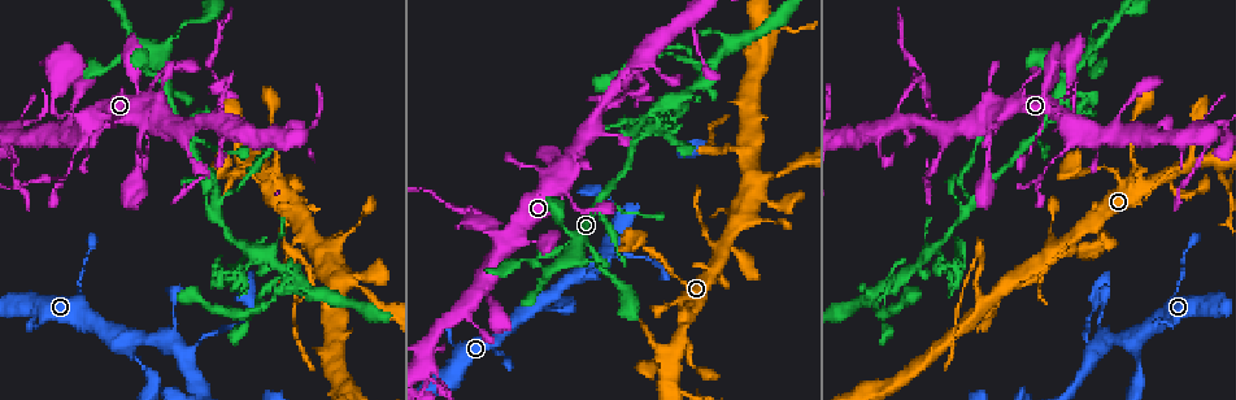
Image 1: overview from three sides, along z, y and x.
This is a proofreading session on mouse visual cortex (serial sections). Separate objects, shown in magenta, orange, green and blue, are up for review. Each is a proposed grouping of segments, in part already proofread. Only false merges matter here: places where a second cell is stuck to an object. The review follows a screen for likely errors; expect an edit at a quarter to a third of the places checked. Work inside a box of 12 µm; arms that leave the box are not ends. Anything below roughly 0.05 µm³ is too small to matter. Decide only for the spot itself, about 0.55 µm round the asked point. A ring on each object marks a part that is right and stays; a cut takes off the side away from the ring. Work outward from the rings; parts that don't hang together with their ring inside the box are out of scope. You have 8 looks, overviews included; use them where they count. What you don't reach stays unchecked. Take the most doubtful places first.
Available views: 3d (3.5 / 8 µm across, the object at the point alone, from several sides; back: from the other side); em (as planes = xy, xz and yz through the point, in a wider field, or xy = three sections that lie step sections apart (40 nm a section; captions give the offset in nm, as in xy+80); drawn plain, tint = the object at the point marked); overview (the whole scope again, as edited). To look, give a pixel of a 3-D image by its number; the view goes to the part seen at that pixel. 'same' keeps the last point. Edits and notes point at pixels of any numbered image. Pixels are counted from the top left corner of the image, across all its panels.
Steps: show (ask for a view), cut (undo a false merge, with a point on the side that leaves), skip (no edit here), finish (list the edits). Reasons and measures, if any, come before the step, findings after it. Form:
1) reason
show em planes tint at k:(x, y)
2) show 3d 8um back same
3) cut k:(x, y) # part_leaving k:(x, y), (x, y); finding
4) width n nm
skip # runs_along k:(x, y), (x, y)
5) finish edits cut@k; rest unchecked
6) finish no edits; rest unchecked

sharp bend
show 3d 3.5um at 1:(214, 75)

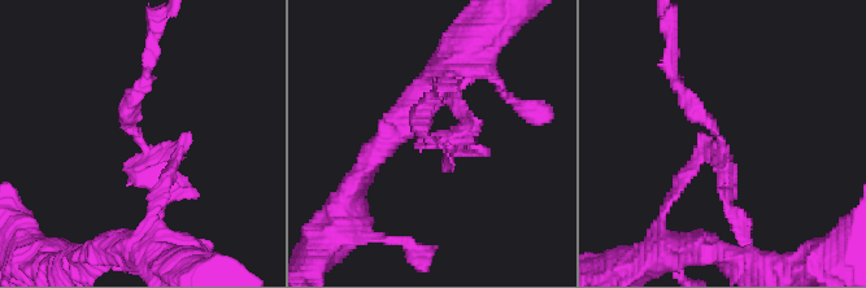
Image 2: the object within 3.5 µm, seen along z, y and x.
need the tissue
show em xy step 2 tint at 2:(143, 142)

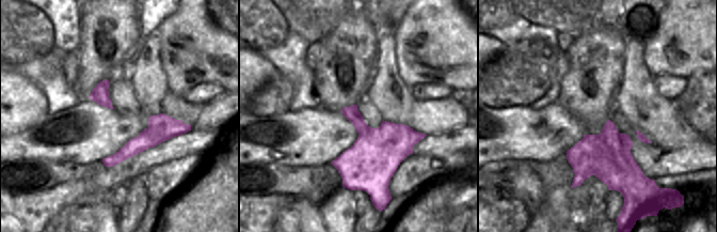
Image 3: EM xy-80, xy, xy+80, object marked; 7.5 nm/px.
cut 2:(690, 112) # border 3:(357, 109), (351, 122); a second cell is stuck on

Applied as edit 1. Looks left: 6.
small branch off a trunk
show 3d 3.5um at 1:(1078, 130)

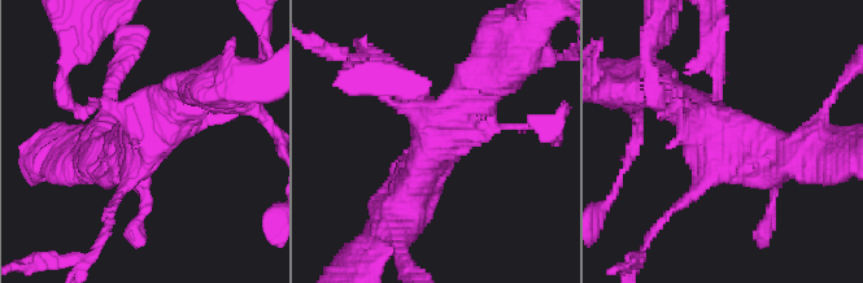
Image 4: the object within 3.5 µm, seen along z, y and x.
now the EM
show em xy step 1 tint at 4:(143, 136)

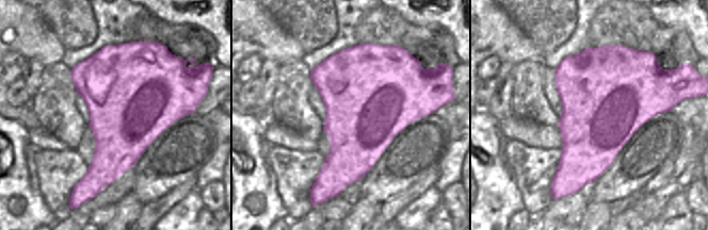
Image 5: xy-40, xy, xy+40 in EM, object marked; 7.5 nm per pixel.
skip # runs_along 4:(501, 69), (441, 131), (410, 188); continuous, no second cell

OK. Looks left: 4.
arms part here
show 3d 8um at 1:(336, 308)

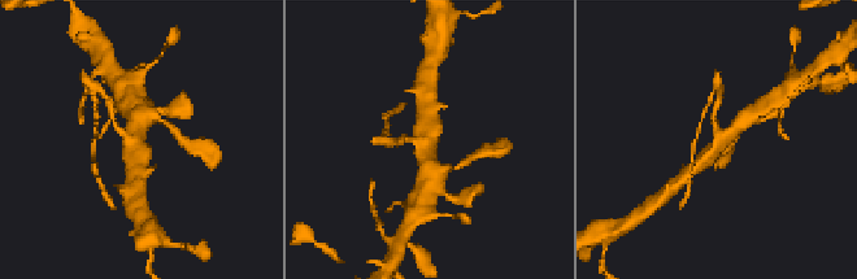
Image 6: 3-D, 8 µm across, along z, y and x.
closer look
show 3d 3.5um at 6:(721, 141)

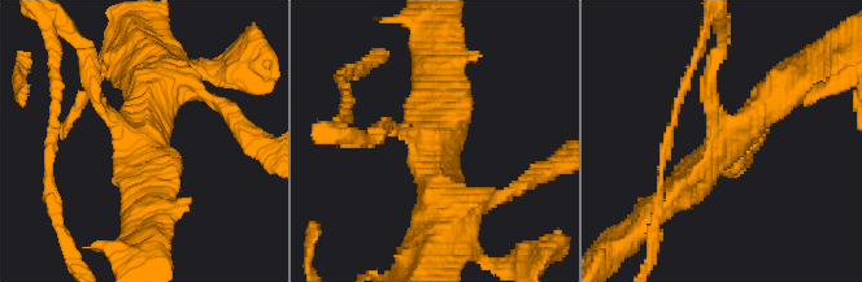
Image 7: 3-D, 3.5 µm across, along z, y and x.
show em xy step 1 tint at 7:(435, 147)

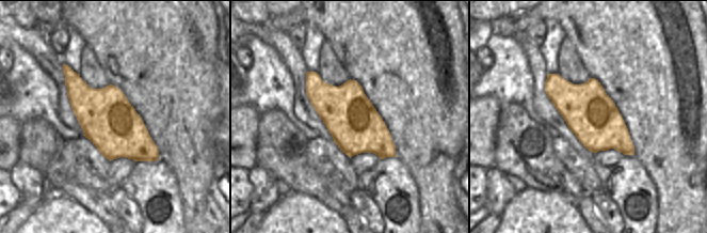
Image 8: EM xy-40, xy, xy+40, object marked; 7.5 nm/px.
arms 3
skip # runs_along 7:(791, 81), (739, 137), (665, 200); continuous, no second cell

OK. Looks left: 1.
finish edits cut@2; rest unchecked

